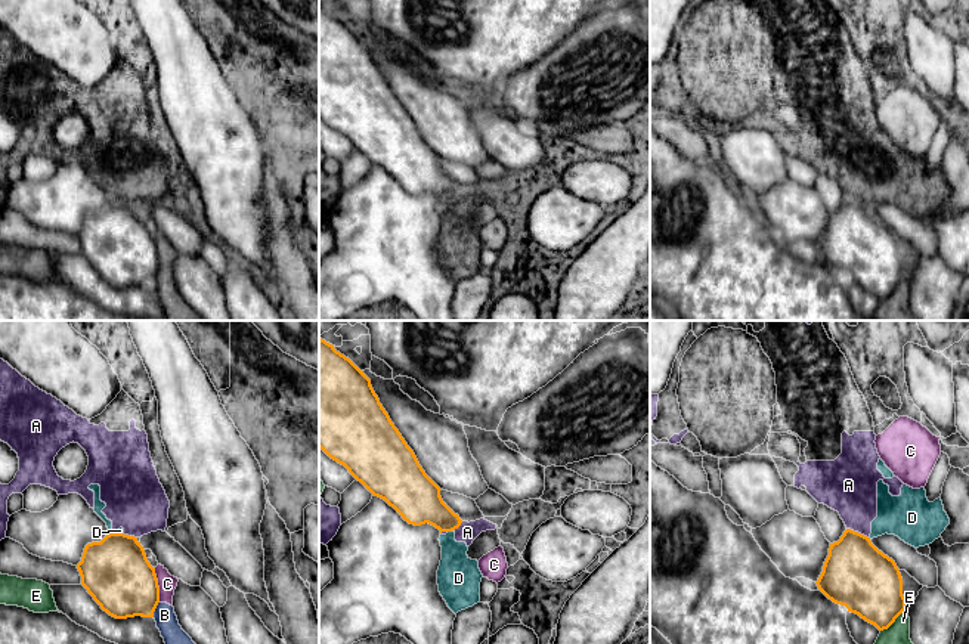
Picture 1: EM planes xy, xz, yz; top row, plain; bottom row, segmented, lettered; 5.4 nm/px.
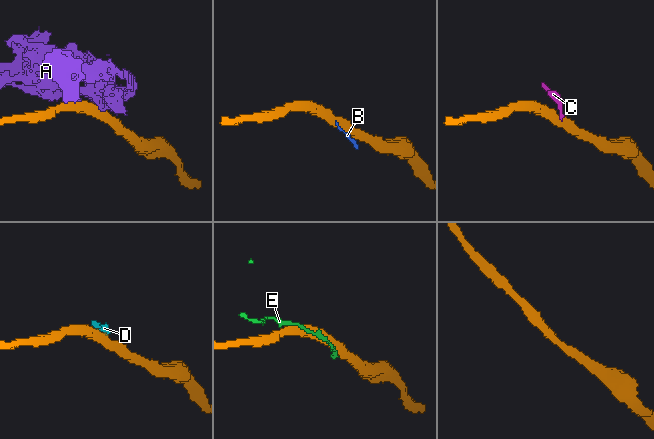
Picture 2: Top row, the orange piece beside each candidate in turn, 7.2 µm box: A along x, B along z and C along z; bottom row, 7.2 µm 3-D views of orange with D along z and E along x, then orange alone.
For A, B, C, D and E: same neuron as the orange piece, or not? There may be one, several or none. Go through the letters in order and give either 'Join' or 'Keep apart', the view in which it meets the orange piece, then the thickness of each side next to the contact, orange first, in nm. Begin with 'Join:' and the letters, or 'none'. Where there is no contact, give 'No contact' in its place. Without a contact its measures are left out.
Join: none
A: Keep apart. Touches orange in yz. Thickness 360 nm (orange) against 300 nm
B: Keep apart. Touches orange in xy. Thickness 360 nm (orange) against 120 nm
C: Keep apart. Touches orange in xy. Thickness 380 nm (orange) against 100 nm
D: Keep apart. Touches orange in xz. Thickness 260 nm (orange) against 220 nm
E: Keep apart. Touches orange in yz. Thickness 360 nm (orange) against 120 nm

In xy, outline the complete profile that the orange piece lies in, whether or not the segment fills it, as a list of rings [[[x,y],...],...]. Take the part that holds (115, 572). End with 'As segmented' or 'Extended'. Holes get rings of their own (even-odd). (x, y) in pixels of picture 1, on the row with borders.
[[[109,532],[100,542],[86,545],[77,569],[81,585],[109,616],[115,619],[154,617],[160,603],[158,579],[137,538]]]. As segmented

